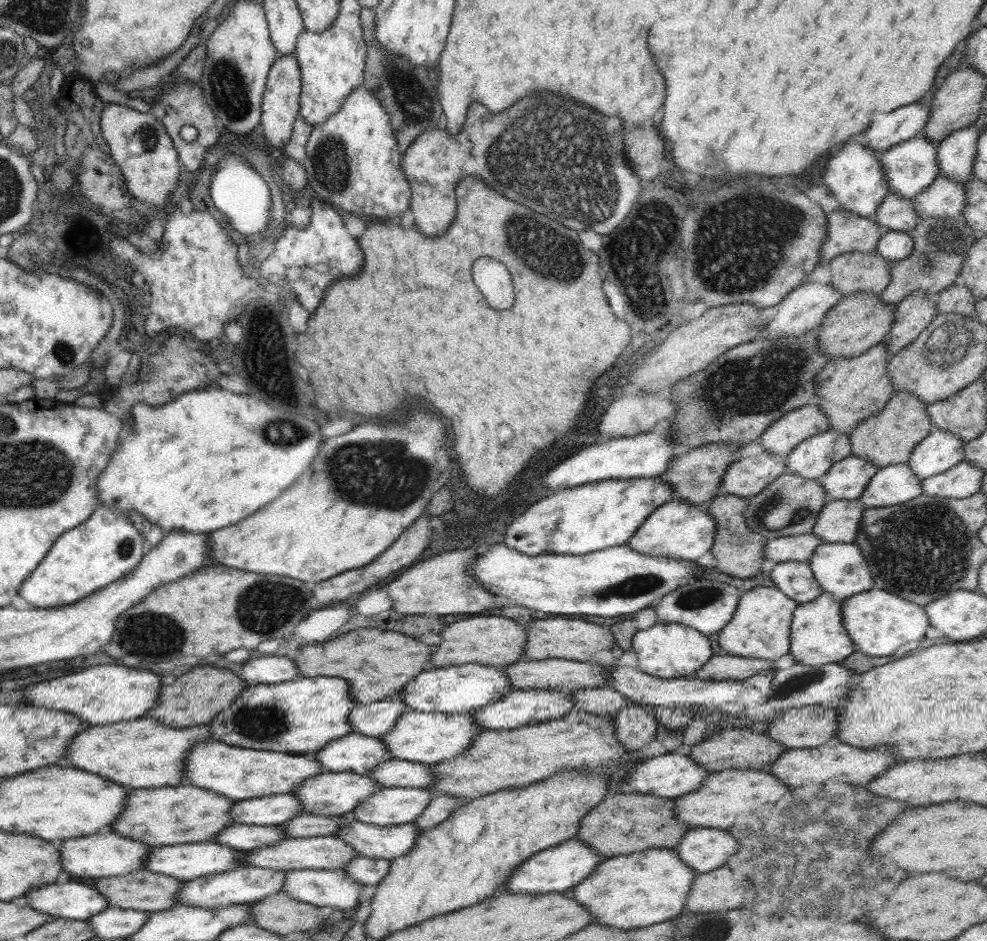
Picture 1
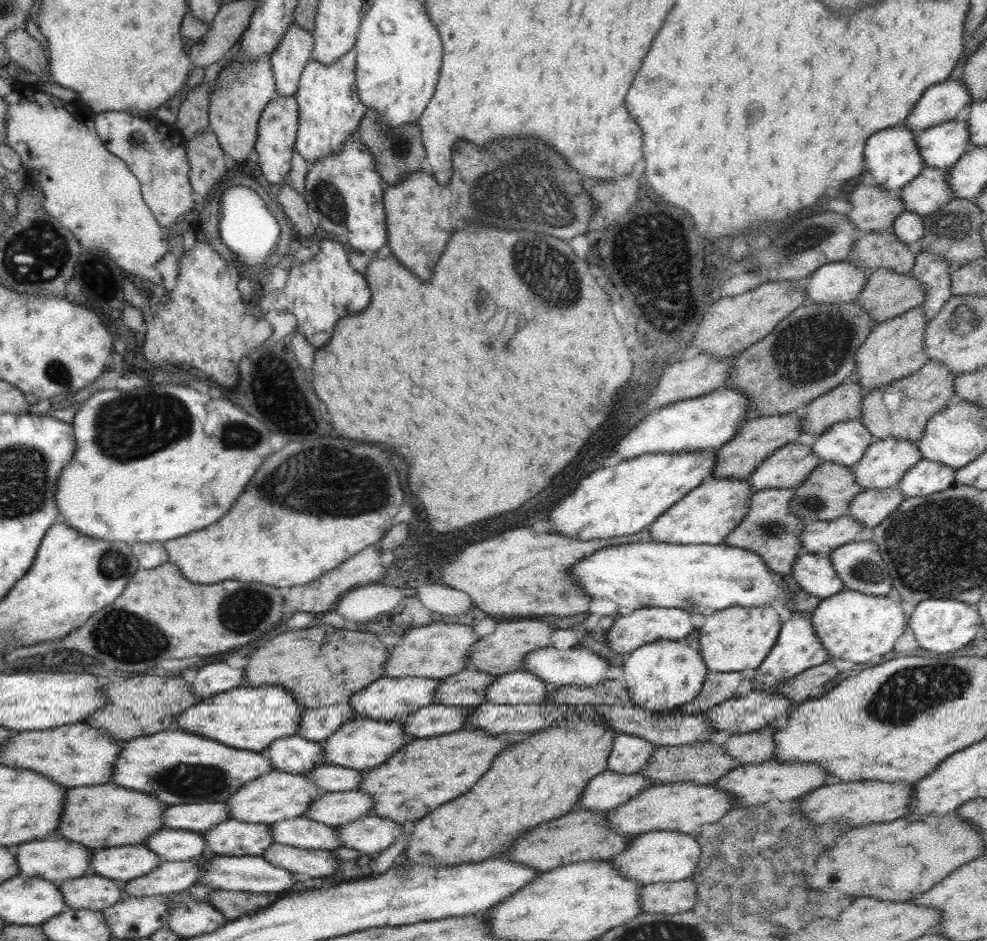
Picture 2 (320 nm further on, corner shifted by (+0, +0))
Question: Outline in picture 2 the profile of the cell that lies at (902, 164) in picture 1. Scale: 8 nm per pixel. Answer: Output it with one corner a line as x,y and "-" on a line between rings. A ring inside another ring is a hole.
949,121
917,132
918,152
928,168
949,170
968,147
966,122

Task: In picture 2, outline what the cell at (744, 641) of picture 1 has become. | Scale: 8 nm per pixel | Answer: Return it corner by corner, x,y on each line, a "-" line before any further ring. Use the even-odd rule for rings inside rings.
730,607
701,618
698,642
709,670
738,672
757,669
774,648
784,616
775,607

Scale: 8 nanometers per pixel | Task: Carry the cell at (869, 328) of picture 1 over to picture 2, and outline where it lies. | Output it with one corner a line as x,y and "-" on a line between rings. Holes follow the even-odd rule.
877,268
867,273
867,281
857,298
856,303
868,313
876,324
902,315
903,312
911,311
920,307
926,296
926,287
909,273
898,274
887,268

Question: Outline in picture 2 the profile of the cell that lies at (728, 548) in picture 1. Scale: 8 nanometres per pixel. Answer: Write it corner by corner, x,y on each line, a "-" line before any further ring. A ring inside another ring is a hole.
767,488
753,493
747,514
728,534
724,543
755,552
777,575
792,574
795,560
804,552
799,536
806,525
790,510
789,502
794,495
795,490
785,488

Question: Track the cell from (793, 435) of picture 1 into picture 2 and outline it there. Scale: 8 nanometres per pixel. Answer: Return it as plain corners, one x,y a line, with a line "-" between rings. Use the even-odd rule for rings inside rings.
854,378
831,388
808,403
808,412
801,417
803,433
822,434
834,423
860,419
864,393

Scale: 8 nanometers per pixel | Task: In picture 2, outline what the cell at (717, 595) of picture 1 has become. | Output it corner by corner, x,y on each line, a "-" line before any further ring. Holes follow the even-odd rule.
642,607
634,610
630,616
618,615
607,632
607,644
616,654
632,653
643,644
650,644
659,639
679,640
685,638
698,627
701,618
692,616
682,608

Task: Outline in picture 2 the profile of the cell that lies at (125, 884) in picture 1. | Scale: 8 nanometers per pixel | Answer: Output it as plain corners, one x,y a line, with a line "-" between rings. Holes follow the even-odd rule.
86,874
80,878
57,883
64,902
70,908
86,908
102,911
123,898
121,882
104,876

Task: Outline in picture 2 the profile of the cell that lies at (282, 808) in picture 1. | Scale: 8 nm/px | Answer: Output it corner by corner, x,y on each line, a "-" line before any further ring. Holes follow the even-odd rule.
225,803
169,805
163,810
163,824
168,829
204,832
229,818

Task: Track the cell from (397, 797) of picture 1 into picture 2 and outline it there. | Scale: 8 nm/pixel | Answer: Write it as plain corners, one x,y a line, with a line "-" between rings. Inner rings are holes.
359,790
322,793
303,816
337,827
370,814
373,804
372,797

